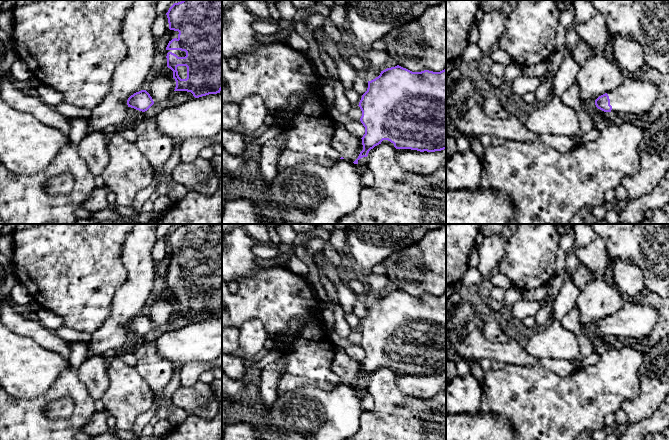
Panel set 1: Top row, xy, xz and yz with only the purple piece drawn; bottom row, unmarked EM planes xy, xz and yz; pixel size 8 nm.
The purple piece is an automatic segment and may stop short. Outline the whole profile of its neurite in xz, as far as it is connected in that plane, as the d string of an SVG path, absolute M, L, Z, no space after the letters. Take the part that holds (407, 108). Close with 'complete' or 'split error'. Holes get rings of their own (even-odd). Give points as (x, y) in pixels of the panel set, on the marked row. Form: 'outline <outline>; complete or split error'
outline M399 65L387 68L378 77L368 81L367 91L362 95L358 106L362 111L360 121L365 127L365 134L361 138L363 150L358 158L351 163L341 157L337 164L329 168L316 162L303 162L278 172L273 181L266 182L267 188L261 196L272 206L276 220L285 224L338 224L341 217L358 207L368 153L383 140L393 143L396 149L420 152L446 149L446 68L440 72L412 72Z; split error

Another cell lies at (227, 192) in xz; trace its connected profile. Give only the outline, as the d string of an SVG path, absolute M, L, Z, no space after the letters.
M222 180L222 216L224 213L225 204L232 197L233 197L232 188Z

